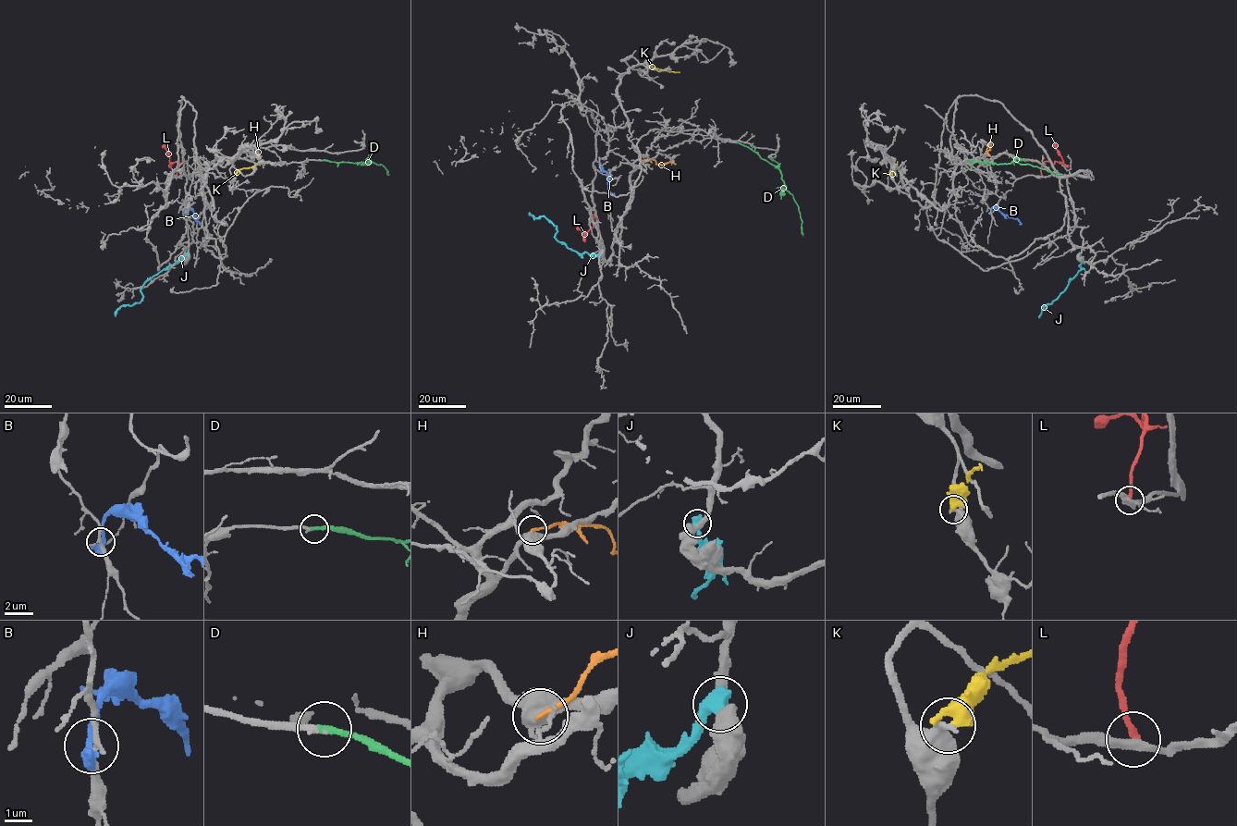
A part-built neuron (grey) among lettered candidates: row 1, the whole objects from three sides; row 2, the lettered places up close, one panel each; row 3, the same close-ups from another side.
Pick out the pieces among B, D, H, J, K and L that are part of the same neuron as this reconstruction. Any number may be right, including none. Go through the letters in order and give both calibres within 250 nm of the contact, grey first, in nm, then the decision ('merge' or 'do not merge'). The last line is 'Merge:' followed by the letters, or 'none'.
B: calibres 240 and 480 nm; do not merge
D: calibres 200 and 260 nm; merge
H: calibres 420 and 160 nm; do not merge
J: calibres 440 and 600 nm; do not merge
K: calibres 360 and 400 nm; do not merge
L: calibres 300 and 280 nm; do not merge
Merge: D

